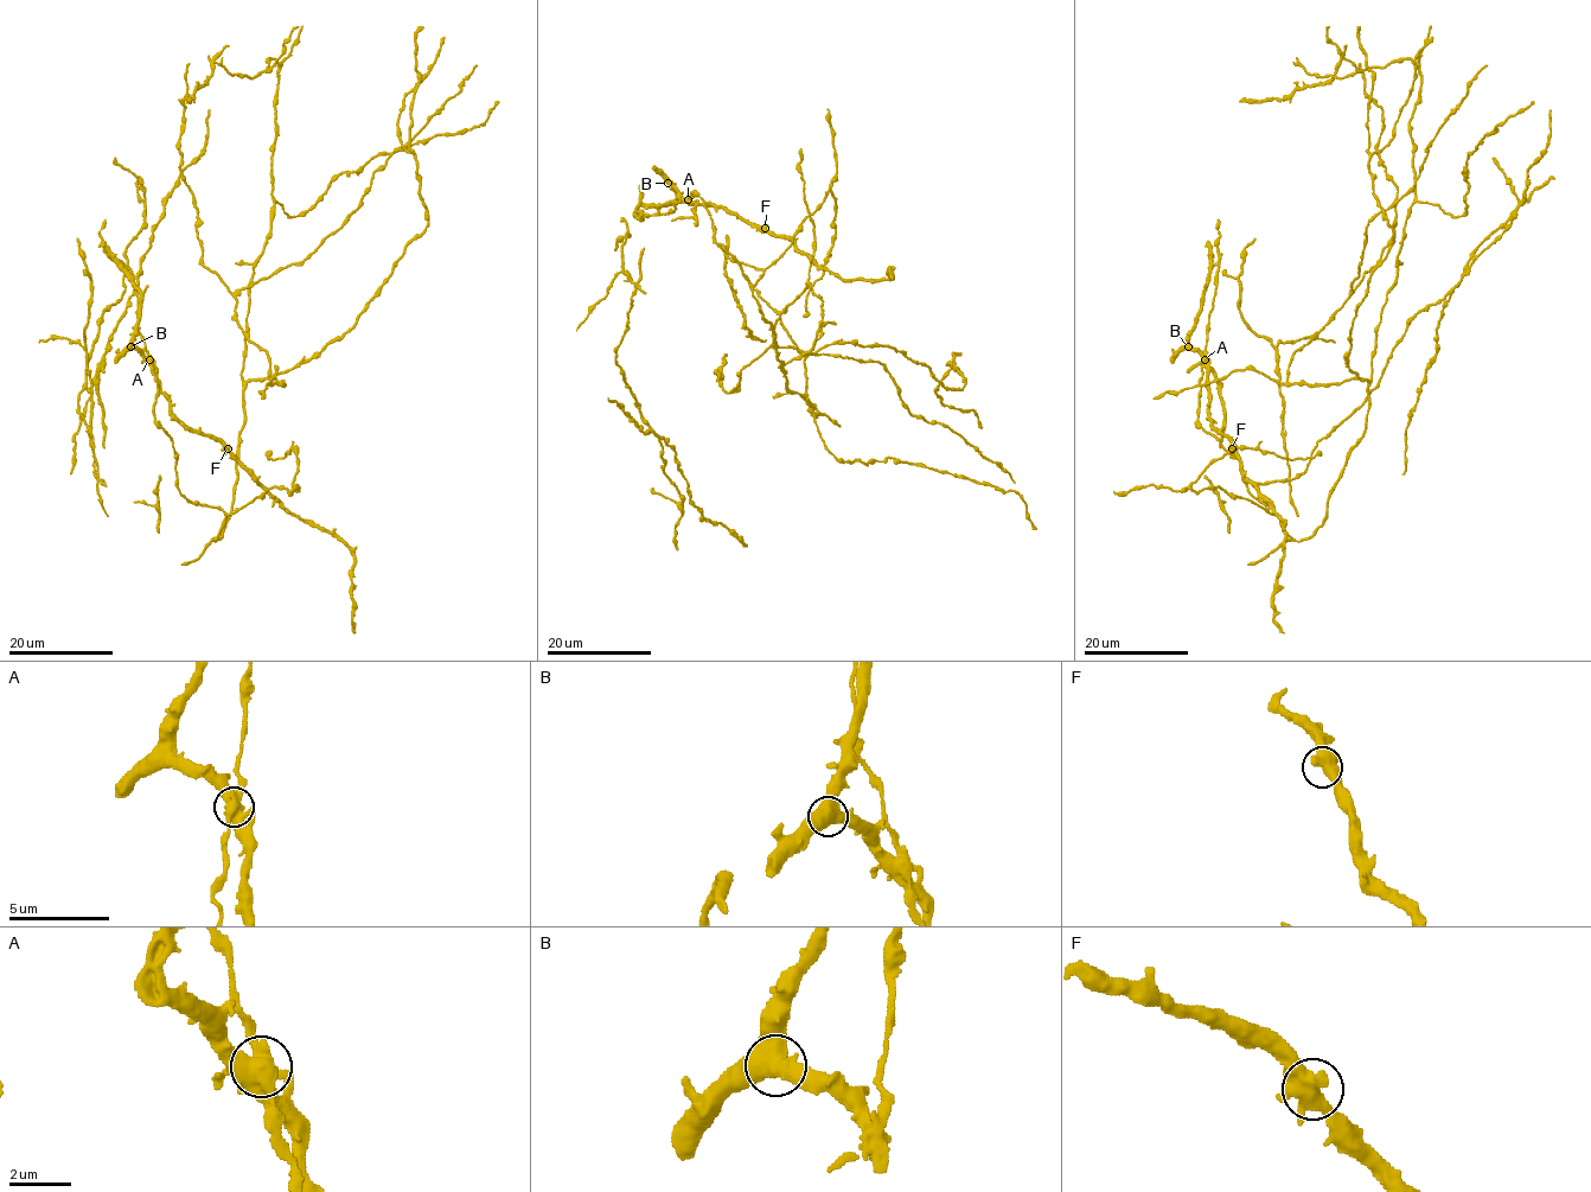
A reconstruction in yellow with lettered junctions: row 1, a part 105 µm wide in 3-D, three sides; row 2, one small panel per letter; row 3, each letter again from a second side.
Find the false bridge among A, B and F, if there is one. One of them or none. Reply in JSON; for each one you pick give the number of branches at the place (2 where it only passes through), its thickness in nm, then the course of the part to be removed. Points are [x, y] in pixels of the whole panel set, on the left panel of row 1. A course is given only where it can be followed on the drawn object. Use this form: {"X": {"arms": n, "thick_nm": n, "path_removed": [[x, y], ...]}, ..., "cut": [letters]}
{"cut": []}

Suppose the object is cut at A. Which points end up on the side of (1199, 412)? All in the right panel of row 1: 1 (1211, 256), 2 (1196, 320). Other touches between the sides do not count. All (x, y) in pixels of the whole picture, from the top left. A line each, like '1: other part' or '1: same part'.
1: other part
2: other part

